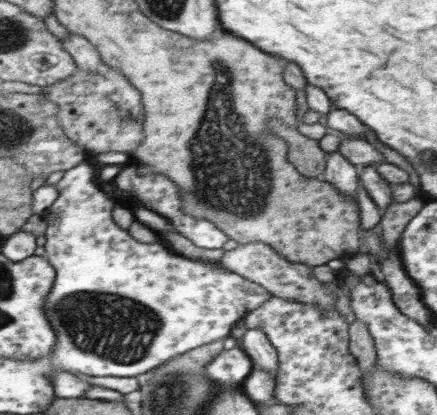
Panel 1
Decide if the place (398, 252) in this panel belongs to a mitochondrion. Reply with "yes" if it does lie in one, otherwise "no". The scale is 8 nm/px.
no

